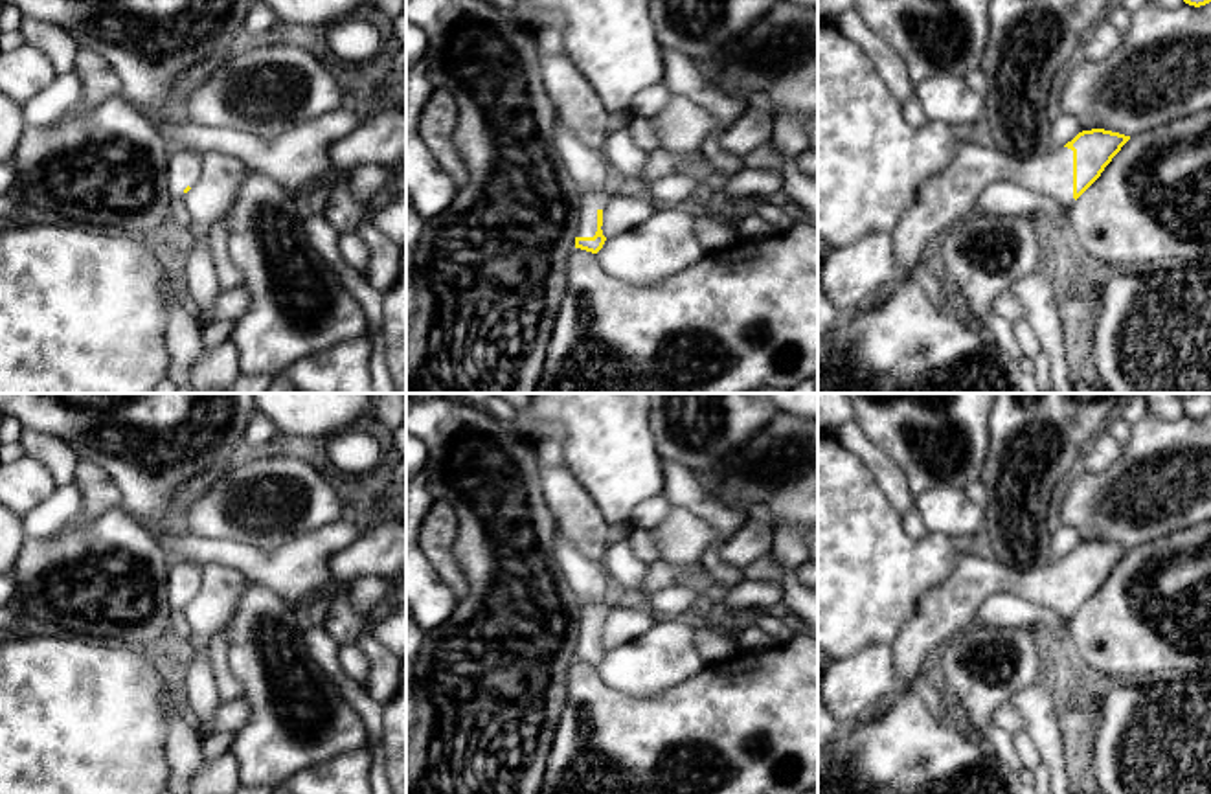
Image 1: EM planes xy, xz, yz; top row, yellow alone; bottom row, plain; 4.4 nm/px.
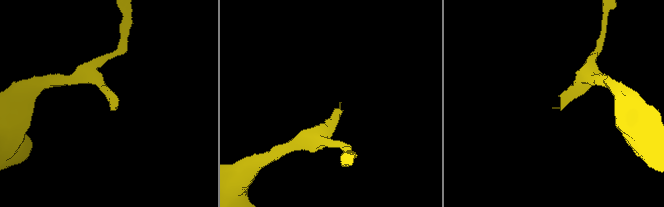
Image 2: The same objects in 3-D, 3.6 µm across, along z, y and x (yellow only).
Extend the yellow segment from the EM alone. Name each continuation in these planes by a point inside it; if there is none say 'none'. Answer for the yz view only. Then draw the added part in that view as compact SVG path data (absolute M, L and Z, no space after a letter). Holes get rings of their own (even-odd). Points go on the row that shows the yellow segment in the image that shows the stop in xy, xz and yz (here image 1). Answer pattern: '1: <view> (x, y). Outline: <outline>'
1: yz (941, 201). Outline: M957 142L948 167L919 186L915 202L893 232L895 261L906 272L899 279L924 274L937 241L963 226L978 193L996 180L1020 184L1062 211L1075 202L1073 151L1053 147L1040 158L1022 158L1009 151Z

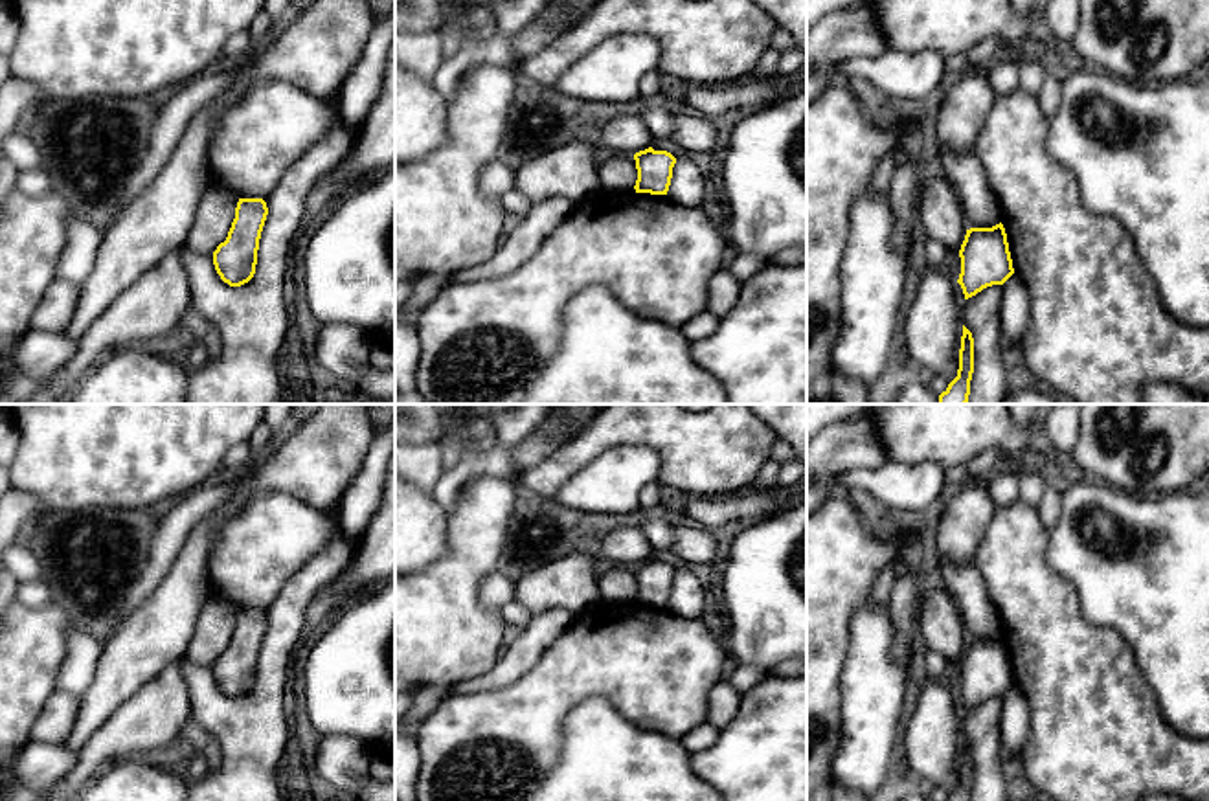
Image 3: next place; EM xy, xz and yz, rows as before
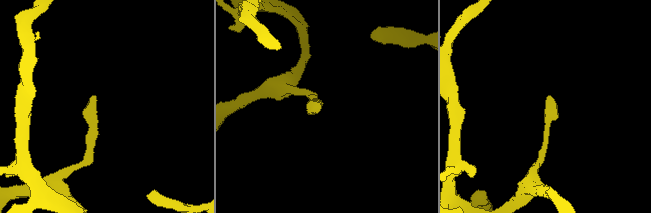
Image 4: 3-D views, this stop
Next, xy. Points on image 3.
none

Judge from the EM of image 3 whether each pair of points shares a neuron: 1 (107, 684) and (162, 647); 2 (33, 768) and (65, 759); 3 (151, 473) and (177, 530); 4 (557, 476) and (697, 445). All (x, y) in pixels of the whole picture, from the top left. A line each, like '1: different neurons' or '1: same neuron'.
1: same neuron
2: same neuron
3: different neurons
4: same neuron

